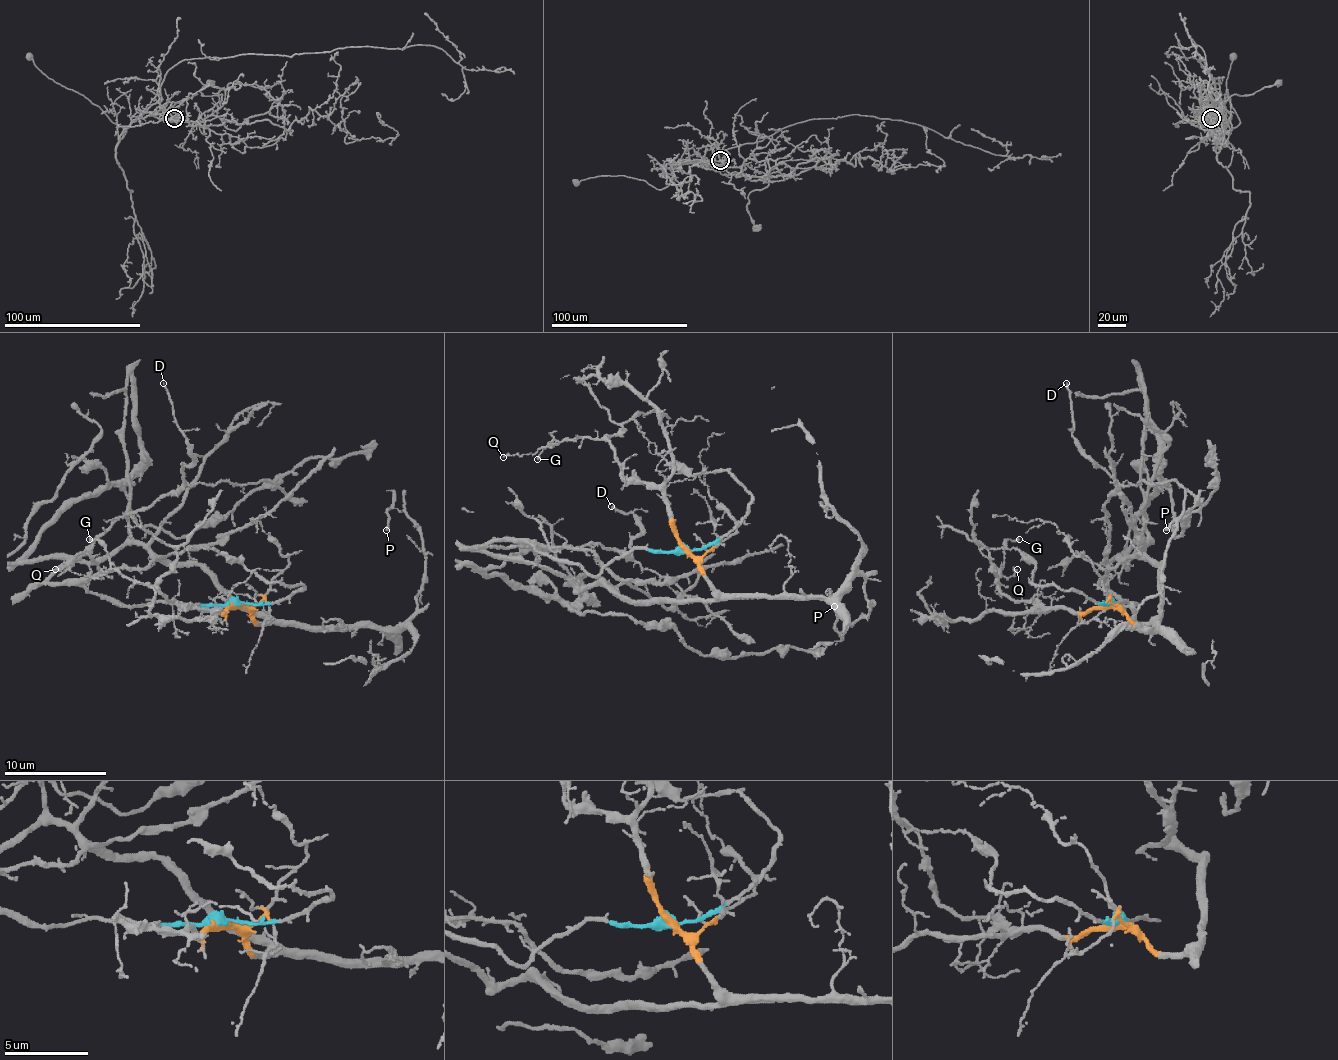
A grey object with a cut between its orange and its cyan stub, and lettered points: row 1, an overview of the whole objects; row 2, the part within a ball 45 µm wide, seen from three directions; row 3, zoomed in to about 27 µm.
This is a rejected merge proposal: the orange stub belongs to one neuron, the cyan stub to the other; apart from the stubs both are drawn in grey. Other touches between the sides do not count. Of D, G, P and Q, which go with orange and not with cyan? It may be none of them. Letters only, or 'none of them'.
G, P, Q

